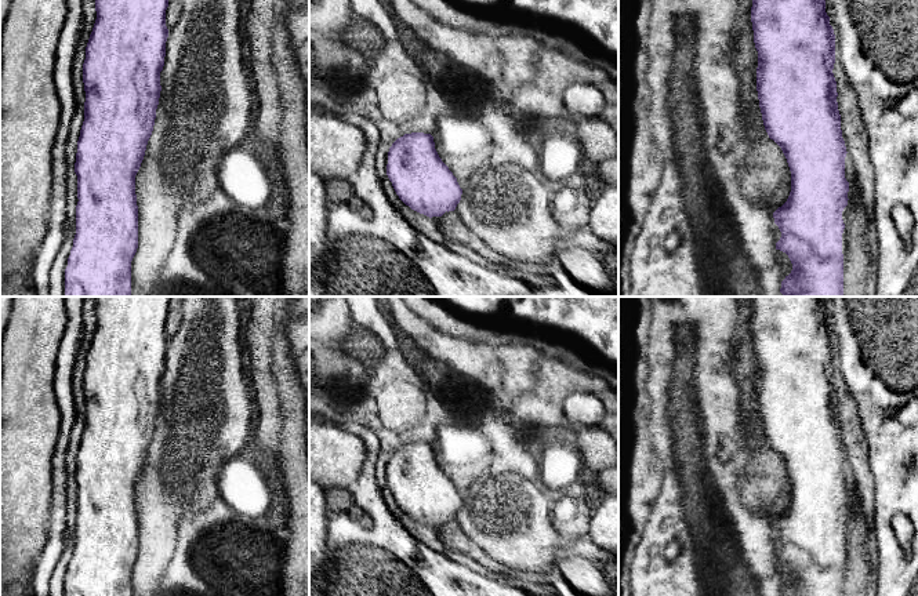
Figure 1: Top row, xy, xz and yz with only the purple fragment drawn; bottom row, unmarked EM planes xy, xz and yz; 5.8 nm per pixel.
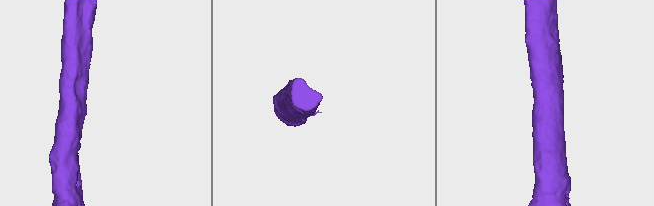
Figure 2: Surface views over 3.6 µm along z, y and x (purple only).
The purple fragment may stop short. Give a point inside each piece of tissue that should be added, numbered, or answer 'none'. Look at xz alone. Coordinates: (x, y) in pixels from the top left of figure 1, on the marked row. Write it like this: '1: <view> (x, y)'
none

